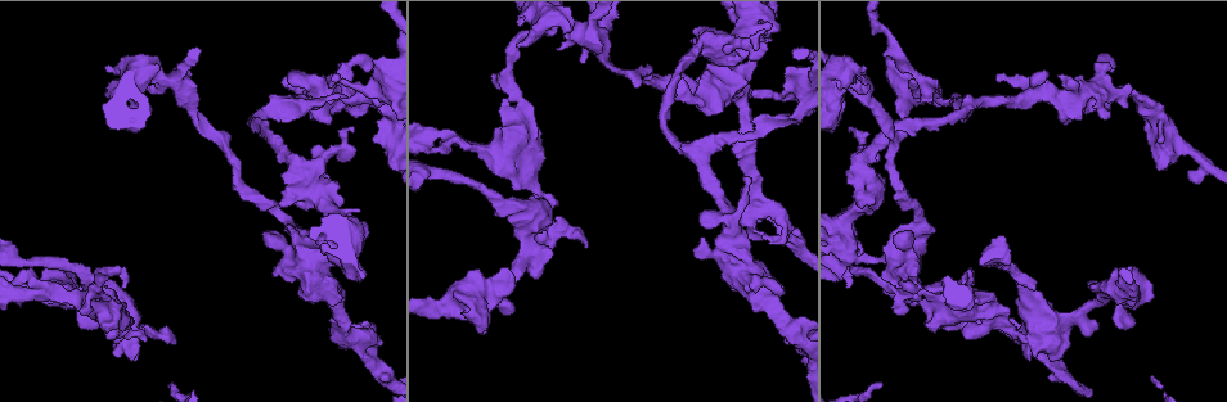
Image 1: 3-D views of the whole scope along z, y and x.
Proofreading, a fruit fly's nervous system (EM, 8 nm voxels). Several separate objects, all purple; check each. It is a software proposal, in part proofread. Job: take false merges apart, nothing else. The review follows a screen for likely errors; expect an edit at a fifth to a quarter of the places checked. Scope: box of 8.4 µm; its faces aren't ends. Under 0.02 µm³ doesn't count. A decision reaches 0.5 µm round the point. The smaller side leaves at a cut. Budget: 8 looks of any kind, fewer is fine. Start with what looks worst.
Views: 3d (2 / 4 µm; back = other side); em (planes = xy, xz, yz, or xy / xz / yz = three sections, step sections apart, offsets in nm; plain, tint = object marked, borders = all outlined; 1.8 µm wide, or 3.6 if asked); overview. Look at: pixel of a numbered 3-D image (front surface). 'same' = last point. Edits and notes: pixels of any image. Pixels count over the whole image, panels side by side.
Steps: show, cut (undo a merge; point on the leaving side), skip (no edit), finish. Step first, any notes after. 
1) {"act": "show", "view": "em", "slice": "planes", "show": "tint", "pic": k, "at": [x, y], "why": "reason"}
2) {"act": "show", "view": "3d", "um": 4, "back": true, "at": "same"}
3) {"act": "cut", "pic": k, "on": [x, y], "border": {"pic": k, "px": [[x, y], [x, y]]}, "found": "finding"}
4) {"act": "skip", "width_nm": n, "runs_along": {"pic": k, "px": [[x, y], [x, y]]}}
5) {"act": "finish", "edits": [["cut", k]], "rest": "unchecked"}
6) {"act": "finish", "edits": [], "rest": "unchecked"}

{"act": "show", "view": "em", "slice": "planes", "show": "tint", "pic": 1, "at": [577, 30]}

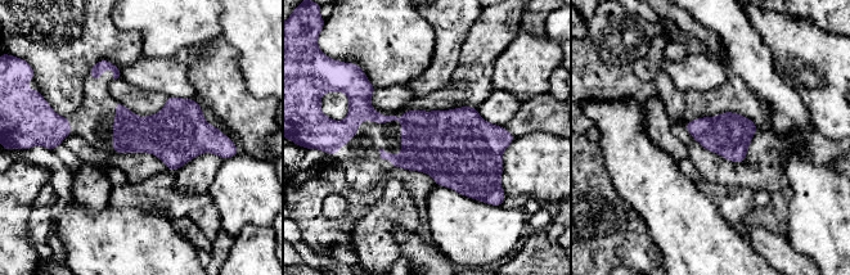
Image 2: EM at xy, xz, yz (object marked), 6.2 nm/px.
{"act": "skip", "found": "continuous, no second neuron"}

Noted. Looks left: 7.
{"act": "show", "view": "3d", "um": 2, "pic": 1, "at": [482, 290], "why": "sharp bend"}

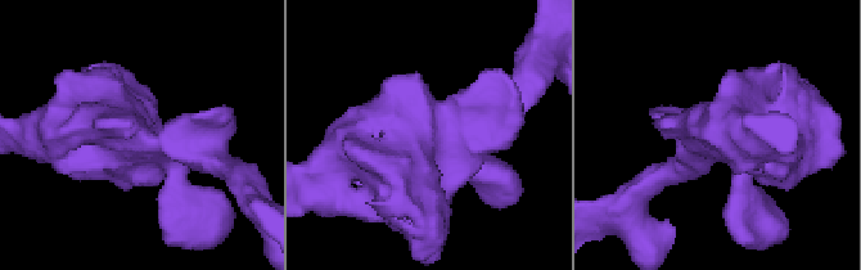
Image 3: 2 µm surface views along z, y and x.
{"act": "show", "view": "em", "slice": "planes", "show": "tint", "pic": 3, "at": [139, 140]}

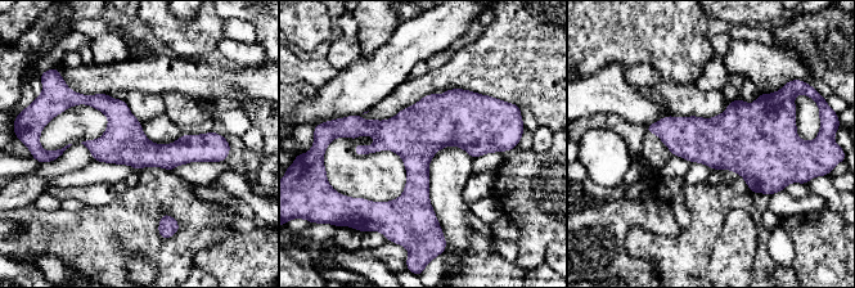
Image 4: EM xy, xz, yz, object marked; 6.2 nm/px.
{"act": "skip", "runs_along": {"pic": 4, "px": [[347, 130], [477, 130], [500, 138]]}, "found": "continuous, no second neuron"}

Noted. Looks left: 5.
{"act": "show", "view": "3d", "um": 4, "back": true, "pic": 1, "at": [1095, 89], "why": "sharp bend"}

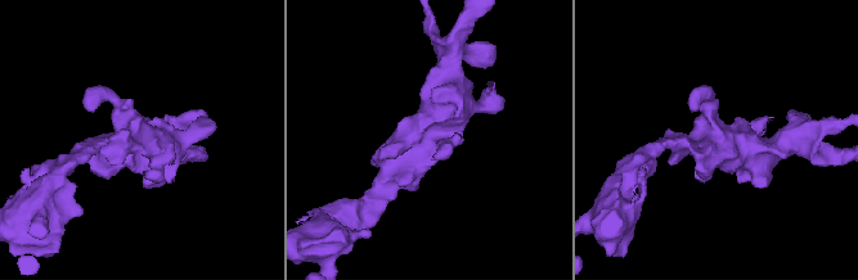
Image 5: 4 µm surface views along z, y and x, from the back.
{"act": "show", "view": "em", "um": 3.6, "slice": "planes", "show": "tint", "pic": 5, "at": [143, 137], "why": "shape alone is not enough"}

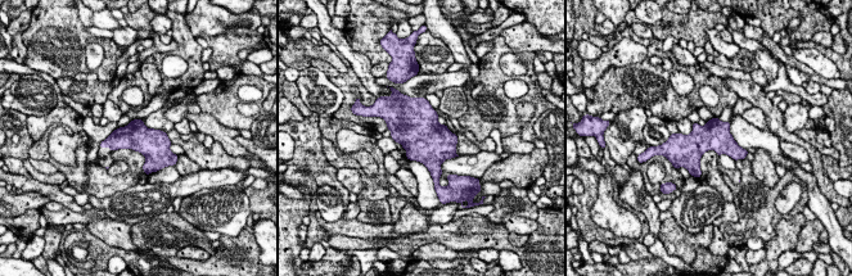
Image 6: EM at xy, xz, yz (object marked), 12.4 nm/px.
{"act": "skip", "found": "all the same neuron"}

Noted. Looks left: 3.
{"act": "show", "view": "em", "slice": "xz", "step": 16, "show": "tint", "pic": 1, "at": [795, 119], "why": "sudden change in width"}

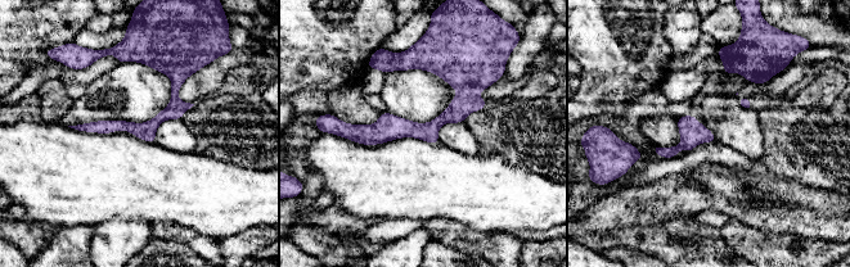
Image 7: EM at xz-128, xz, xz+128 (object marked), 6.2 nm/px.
{"act": "skip", "width_nm": 120, "found": "continuous, no second neuron"}

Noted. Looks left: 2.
{"act": "finish", "edits": [], "rest": "unchecked"}

